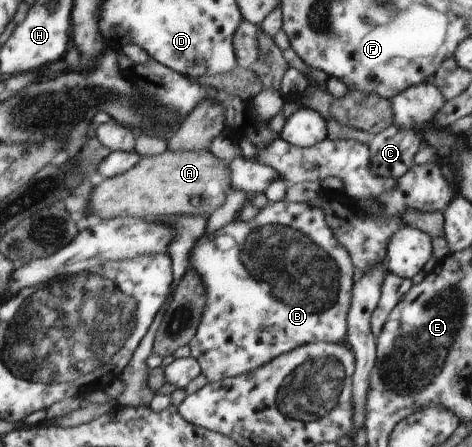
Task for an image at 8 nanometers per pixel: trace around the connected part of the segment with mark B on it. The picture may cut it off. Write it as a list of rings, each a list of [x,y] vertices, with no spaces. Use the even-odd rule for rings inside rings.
[[[269,202],[251,220],[232,220],[210,236],[202,234],[192,248],[190,268],[200,274],[206,288],[206,306],[195,338],[189,343],[191,357],[200,364],[208,381],[240,376],[274,360],[276,356],[312,342],[343,343],[347,339],[347,315],[356,280],[348,250],[334,238],[322,208],[308,202]]]

